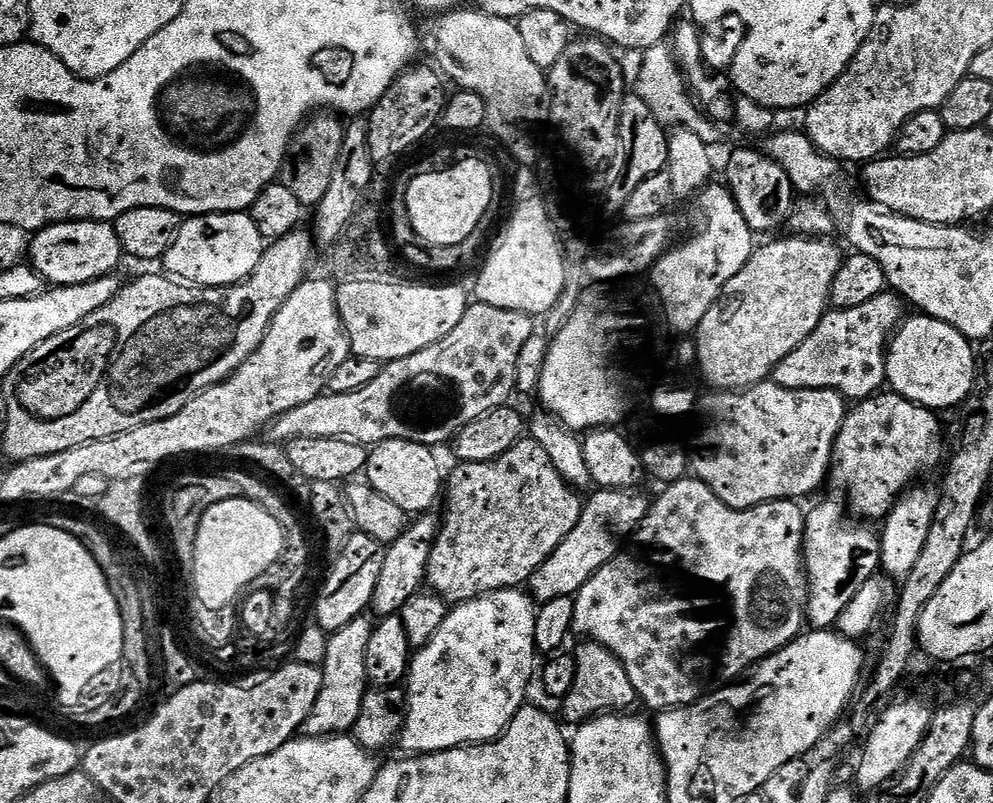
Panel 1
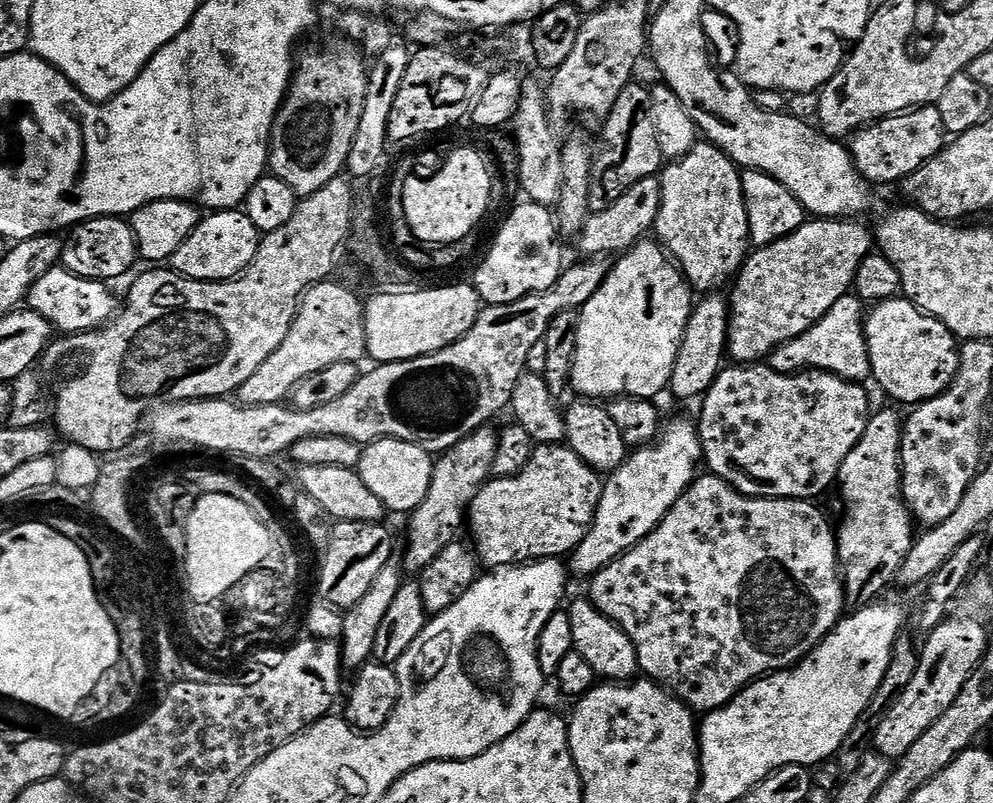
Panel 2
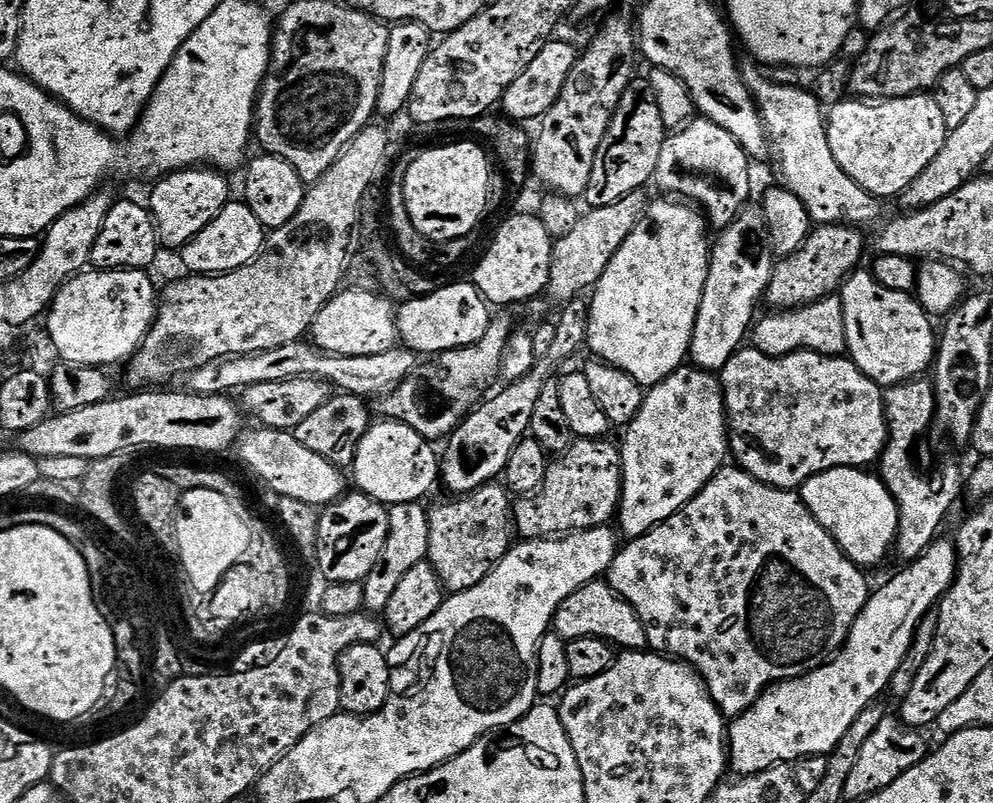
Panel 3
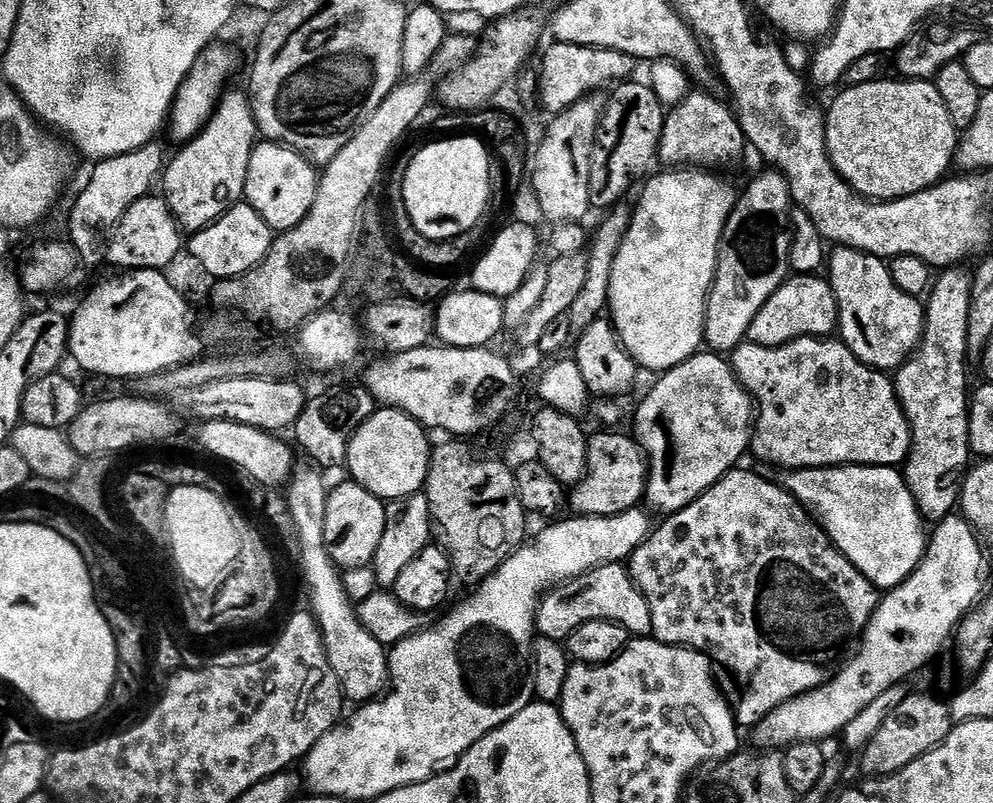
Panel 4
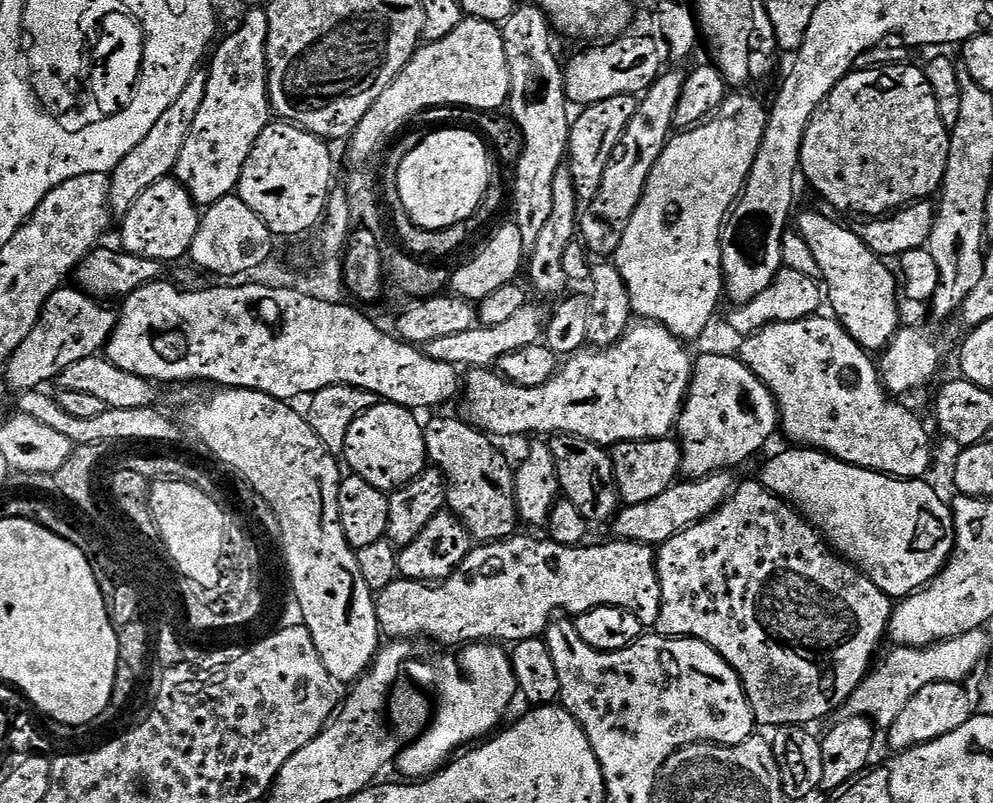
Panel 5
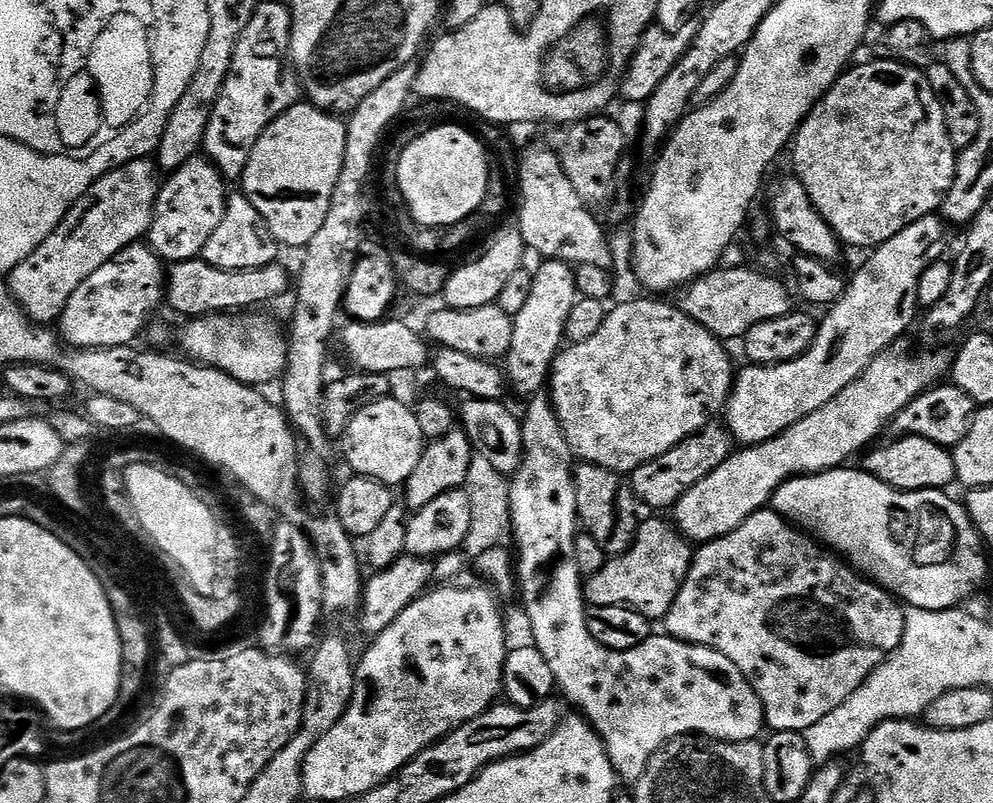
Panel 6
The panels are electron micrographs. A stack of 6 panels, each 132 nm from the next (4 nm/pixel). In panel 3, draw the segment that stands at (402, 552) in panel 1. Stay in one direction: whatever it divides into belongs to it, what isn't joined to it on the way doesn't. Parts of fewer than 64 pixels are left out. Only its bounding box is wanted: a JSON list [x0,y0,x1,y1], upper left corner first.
[440,298,588,497]

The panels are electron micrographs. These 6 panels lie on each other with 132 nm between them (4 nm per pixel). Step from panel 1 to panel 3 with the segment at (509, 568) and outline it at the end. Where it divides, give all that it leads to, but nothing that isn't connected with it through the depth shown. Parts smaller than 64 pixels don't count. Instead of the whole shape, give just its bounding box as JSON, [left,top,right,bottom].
[514,438,624,540]

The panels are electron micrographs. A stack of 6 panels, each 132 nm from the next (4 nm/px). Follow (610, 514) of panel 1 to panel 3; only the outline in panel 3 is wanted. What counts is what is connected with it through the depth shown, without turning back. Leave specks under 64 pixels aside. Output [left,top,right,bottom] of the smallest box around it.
[618,366,730,538]

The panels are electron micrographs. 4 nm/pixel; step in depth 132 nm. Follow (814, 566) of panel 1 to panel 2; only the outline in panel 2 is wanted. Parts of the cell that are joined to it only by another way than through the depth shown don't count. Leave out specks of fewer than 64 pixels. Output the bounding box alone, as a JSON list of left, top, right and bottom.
[836,408,914,610]

